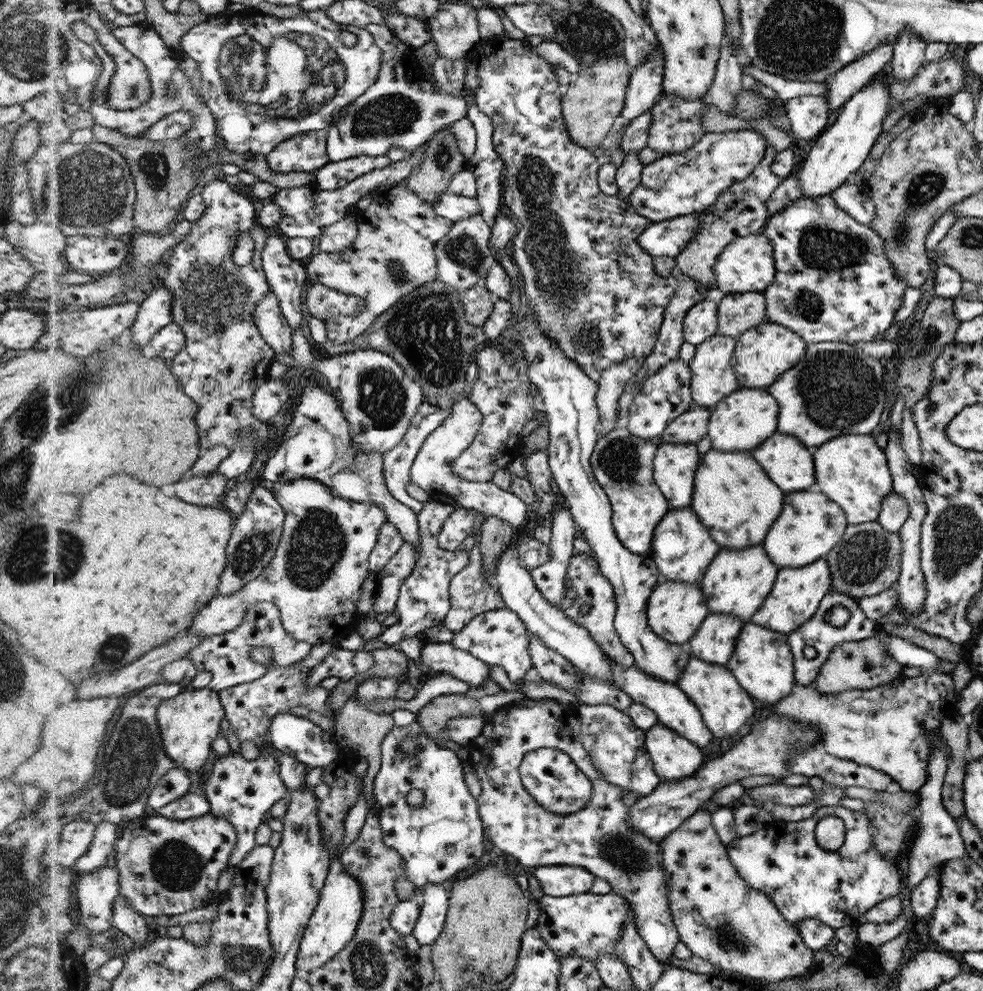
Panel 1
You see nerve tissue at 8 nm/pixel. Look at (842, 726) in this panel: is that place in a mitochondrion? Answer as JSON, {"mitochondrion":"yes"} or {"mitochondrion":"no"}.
{"mitochondrion":"no"}

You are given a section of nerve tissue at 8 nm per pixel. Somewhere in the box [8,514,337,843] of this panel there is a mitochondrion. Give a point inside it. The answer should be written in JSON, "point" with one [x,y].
{"point":[133,758]}

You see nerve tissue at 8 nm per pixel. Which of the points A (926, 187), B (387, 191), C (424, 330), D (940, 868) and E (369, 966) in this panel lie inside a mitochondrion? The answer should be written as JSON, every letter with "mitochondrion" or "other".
{"A":"mitochondrion","B":"other","C":"mitochondrion","D":"other","E":"mitochondrion"}

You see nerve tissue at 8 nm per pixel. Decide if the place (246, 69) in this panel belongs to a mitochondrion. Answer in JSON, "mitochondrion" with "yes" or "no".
{"mitochondrion":"yes"}

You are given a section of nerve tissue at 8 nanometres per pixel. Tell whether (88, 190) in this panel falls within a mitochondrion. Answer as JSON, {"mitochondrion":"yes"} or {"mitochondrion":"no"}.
{"mitochondrion":"yes"}

